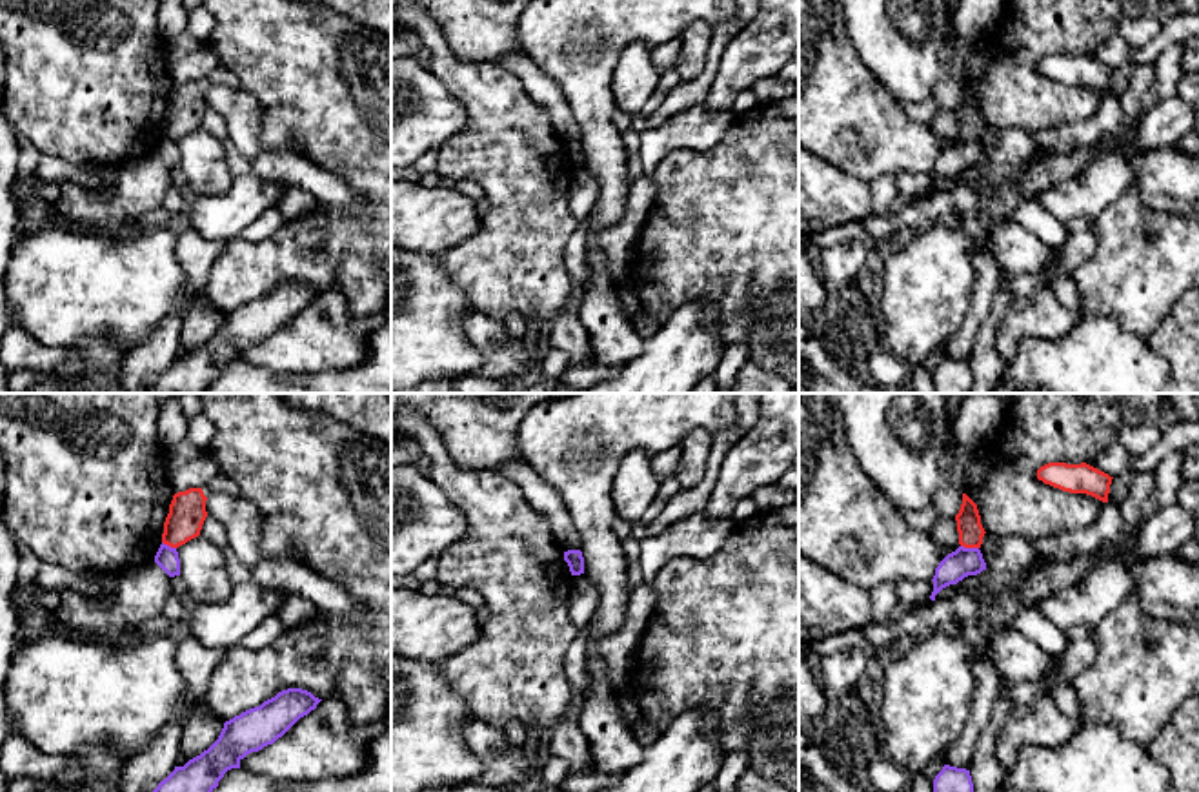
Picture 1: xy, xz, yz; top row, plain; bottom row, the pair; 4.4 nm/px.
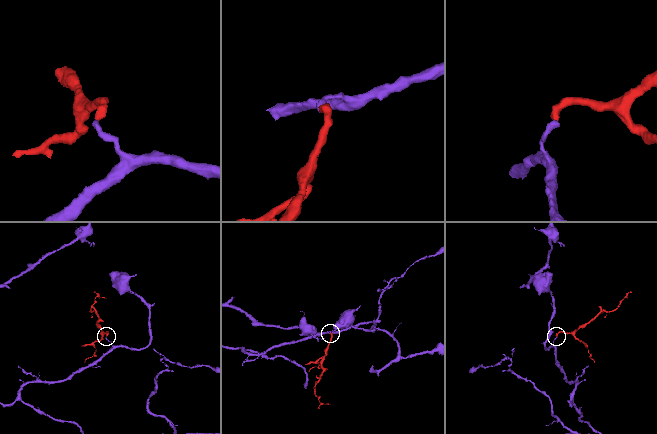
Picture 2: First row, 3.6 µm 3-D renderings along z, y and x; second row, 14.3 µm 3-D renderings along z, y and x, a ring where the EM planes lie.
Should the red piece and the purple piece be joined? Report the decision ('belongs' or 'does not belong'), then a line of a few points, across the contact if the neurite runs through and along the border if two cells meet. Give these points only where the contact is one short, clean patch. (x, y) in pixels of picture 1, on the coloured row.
does not belong; line yz (961, 545), (977, 548)

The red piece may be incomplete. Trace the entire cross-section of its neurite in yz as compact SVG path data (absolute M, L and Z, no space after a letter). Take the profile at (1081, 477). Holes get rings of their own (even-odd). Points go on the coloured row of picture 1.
M1048 462L1037 470L1037 479L1063 492L1086 493L1103 503L1108 503L1113 477L1086 462Z

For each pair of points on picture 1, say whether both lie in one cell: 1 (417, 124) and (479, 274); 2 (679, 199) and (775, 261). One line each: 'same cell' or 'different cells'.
1: different cells
2: same cell

